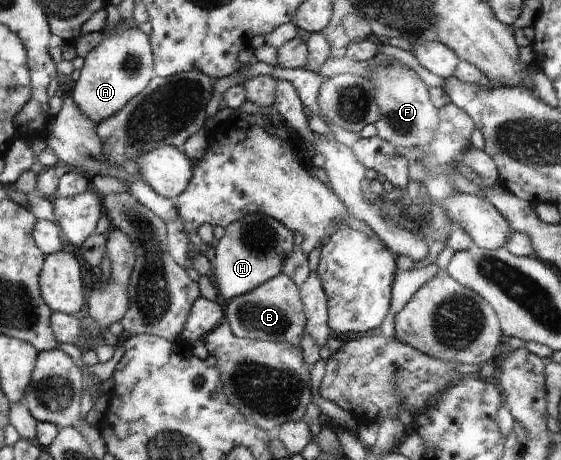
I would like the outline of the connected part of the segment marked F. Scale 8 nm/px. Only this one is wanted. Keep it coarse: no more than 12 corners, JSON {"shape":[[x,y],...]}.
{"shape":[[408,65],[378,70],[377,135],[426,148],[440,126],[429,87]]}

